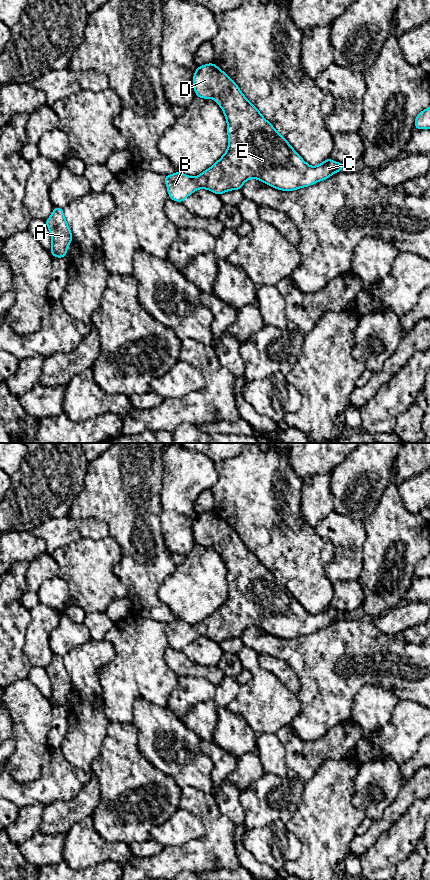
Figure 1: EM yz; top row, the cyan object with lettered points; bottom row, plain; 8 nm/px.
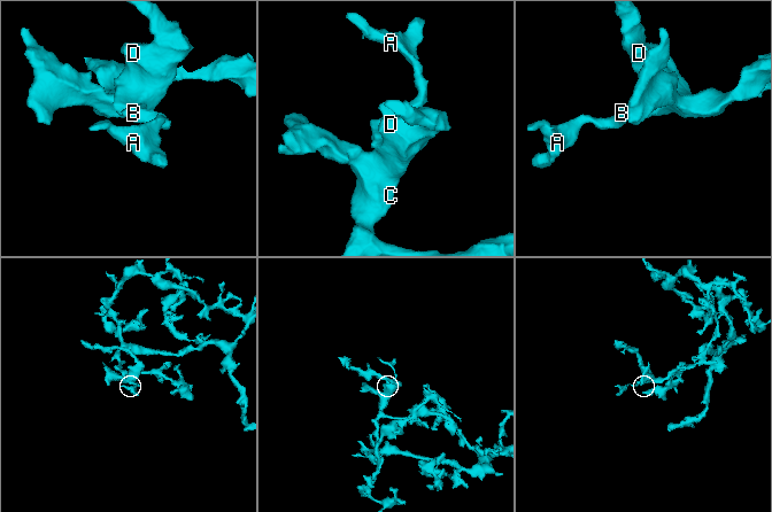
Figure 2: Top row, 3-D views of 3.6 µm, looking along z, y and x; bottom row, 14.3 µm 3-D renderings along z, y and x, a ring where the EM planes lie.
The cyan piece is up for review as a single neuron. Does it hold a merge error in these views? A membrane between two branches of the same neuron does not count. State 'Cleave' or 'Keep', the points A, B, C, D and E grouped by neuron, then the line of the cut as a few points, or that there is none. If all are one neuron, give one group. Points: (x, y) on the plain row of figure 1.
Keep. Groups: A B C D E. No split

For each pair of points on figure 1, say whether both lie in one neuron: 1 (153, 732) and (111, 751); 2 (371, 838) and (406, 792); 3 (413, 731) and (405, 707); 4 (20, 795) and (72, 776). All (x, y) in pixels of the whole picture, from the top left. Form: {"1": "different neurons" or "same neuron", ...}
{"1": "different neurons", "2": "same neuron", "3": "same neuron", "4": "same neuron"}

